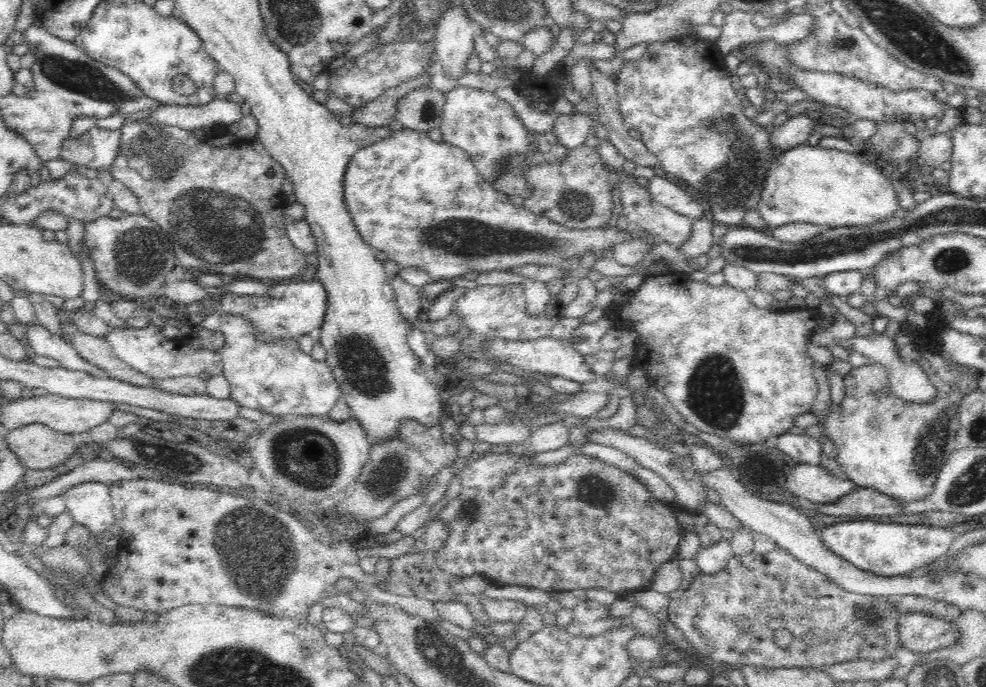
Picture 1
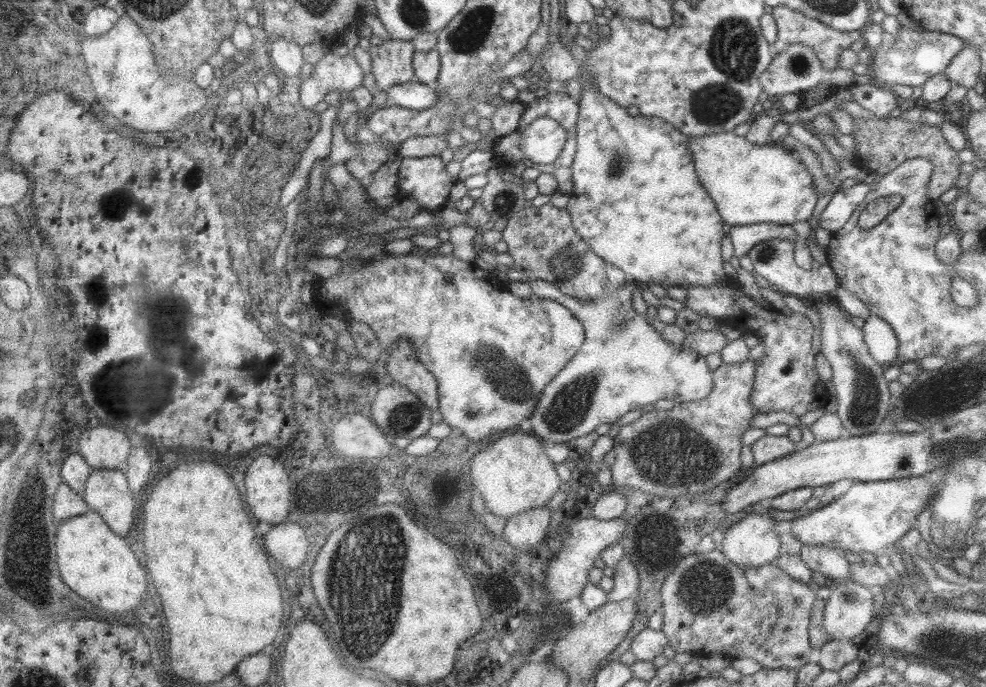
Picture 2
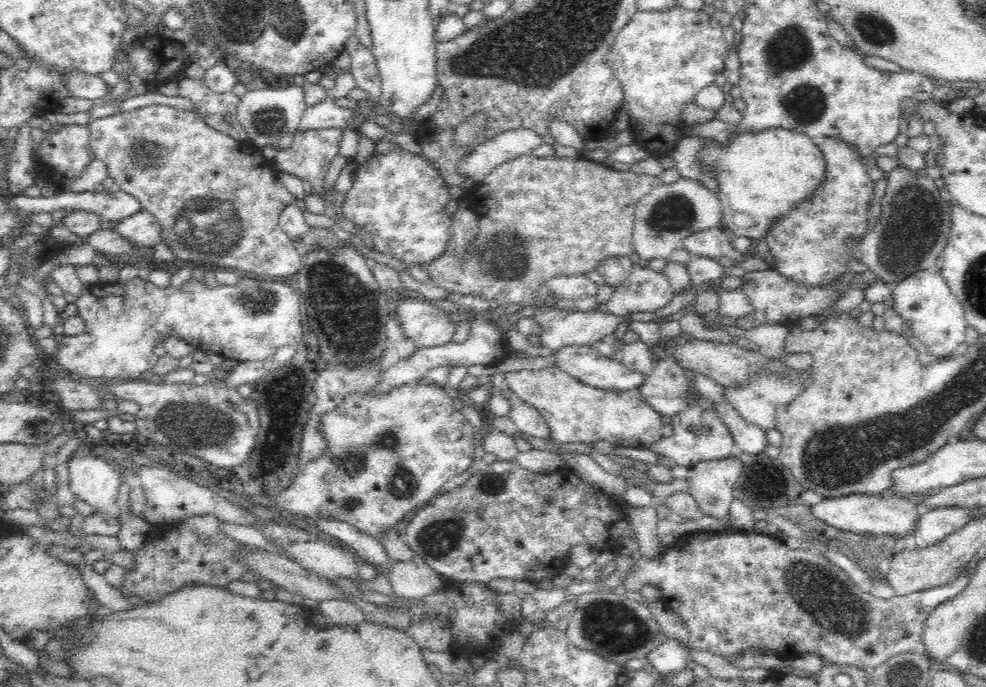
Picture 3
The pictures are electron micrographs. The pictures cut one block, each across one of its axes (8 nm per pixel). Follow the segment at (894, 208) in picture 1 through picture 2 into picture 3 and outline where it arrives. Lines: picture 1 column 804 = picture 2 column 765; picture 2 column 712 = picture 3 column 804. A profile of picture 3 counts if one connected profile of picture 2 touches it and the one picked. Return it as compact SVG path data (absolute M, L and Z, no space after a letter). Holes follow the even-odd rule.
M734 126L728 130L726 138L712 140L698 153L700 170L714 167L718 171L714 177L720 189L717 196L722 203L720 226L732 237L764 239L776 220L784 218L796 204L811 198L823 186L826 159L820 147L804 133L770 128L743 134L735 132ZM734 212L748 214L754 224L741 228L733 221Z

